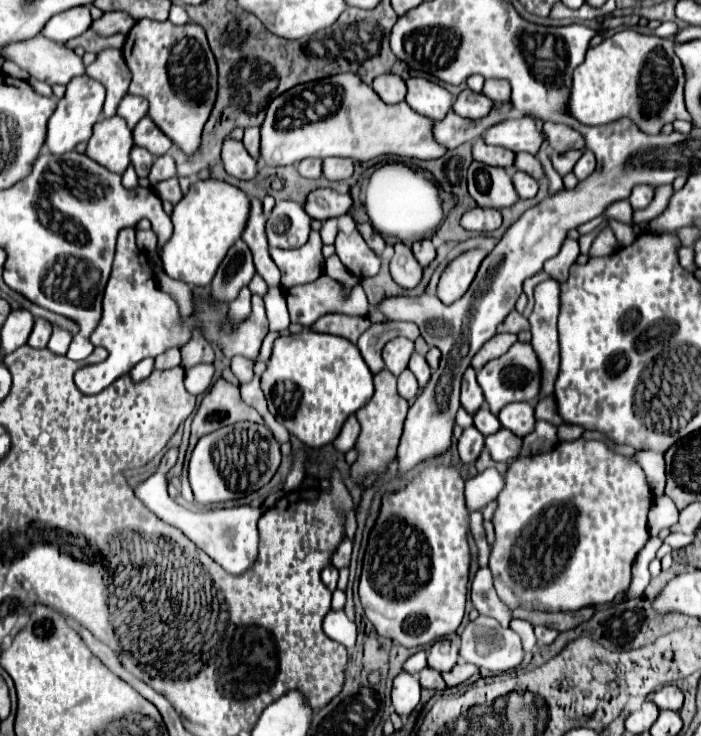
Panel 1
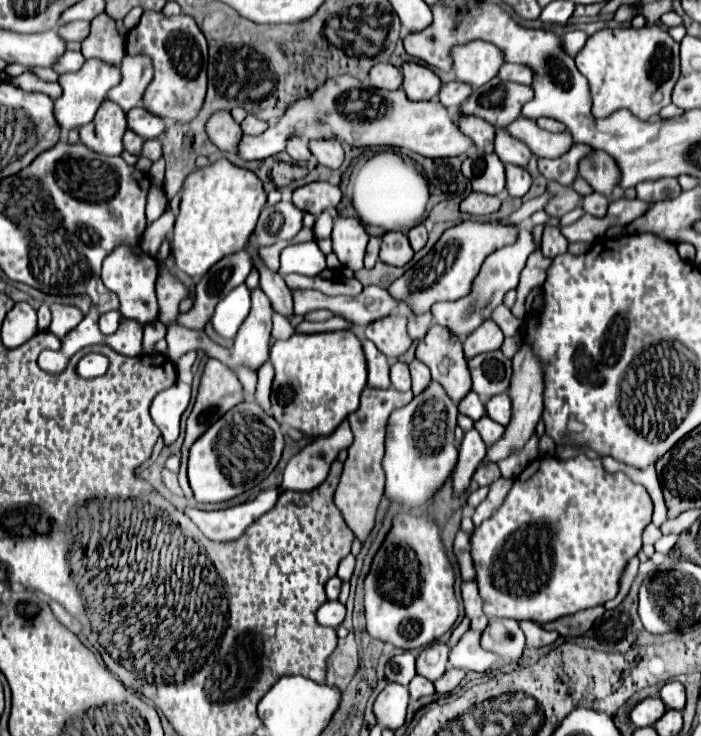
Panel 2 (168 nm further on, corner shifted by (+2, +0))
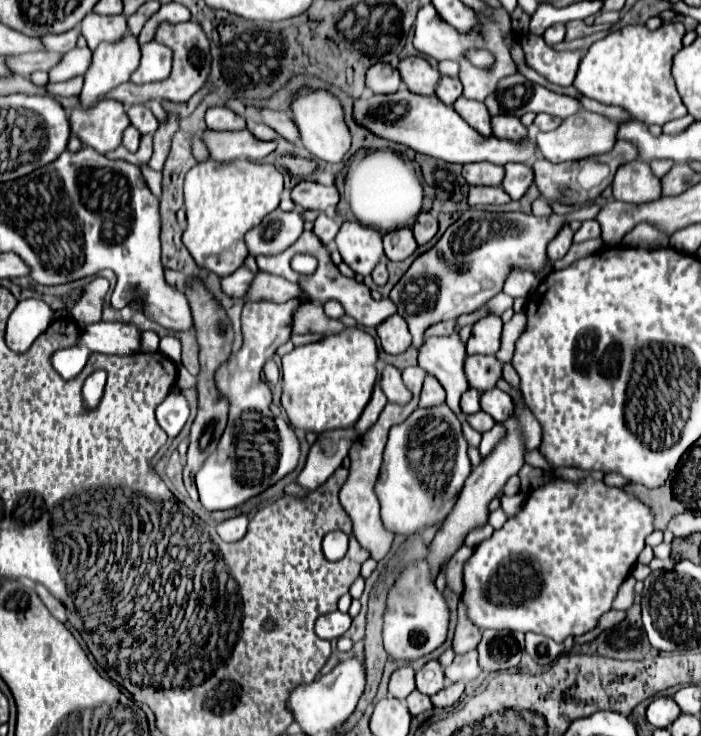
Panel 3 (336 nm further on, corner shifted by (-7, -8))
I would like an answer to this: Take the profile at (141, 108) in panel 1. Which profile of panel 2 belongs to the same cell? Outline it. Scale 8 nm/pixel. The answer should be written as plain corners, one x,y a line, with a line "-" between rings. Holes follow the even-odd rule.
128,52
122,58
122,80
118,86
114,86
108,92
108,98
114,100
124,112
128,112
130,108
140,106
142,102
142,94
146,90
146,86
150,84
154,76
154,68
150,64
148,56
130,56

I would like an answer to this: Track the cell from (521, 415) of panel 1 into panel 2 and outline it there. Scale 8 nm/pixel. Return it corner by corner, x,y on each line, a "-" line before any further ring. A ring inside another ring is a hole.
502,392
502,394
498,394
498,396
492,396
492,398
486,402
486,414
488,414
494,422
498,422
498,424
502,424
502,426
506,426
506,424
510,422
512,404
510,404
510,398
506,396
506,392

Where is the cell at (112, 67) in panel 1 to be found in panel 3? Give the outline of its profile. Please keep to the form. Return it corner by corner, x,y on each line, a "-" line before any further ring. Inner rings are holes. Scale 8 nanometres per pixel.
87,14
81,22
81,34
87,40
87,46
95,50
101,42
119,42
127,34
127,20
123,14
117,16
95,16

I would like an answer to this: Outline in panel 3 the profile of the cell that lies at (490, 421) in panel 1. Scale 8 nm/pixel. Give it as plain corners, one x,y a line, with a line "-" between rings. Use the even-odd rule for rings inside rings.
469,388
469,390
463,394
463,400
461,400
461,410
463,410
463,414
469,416
469,414
481,412
479,398
481,398
481,394
479,394
475,388

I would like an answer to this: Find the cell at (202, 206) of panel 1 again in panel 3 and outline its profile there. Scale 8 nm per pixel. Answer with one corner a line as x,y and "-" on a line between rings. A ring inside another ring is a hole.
207,160
199,162
197,168
191,168
185,176
187,228
183,232
183,244
199,268
215,272
217,276
235,272
249,254
245,234
279,206
281,192
283,176
271,164

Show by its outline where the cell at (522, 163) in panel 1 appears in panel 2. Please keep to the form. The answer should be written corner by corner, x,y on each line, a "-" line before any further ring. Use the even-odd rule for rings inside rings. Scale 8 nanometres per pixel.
506,128
496,130
496,136
494,136
494,152
498,154
498,158
504,164
526,166
526,162
530,158
530,150
526,148
526,144
522,144
522,140
510,136
510,132
506,132

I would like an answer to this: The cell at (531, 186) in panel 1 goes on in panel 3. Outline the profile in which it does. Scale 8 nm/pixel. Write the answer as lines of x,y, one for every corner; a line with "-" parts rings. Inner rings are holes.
505,164
505,182
503,190
511,196
511,200
521,200
529,186
533,184
533,170
525,164

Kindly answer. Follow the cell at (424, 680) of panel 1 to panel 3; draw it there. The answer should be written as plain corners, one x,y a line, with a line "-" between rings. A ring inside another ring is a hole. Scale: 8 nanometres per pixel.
411,692
409,696
407,696
407,706
409,706
409,712
413,714
413,716
417,716
417,714
421,714
421,712
425,712
425,710
431,710
433,708
433,704
431,704
431,698
427,696
427,694
421,694
421,692

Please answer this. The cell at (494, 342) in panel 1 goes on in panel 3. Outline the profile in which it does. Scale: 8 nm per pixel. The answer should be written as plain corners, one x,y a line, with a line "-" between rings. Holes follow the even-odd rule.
485,316
473,324
473,334
467,342
467,354
497,354
501,348
503,322
497,316

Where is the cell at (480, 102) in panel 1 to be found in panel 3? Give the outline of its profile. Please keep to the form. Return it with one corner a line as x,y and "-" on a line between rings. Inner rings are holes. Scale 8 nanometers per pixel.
443,76
435,94
437,94
437,96
439,96
439,100
443,100
447,106
453,106
453,104
455,104
455,100
463,94
463,84
461,84
461,80
459,80
459,78

